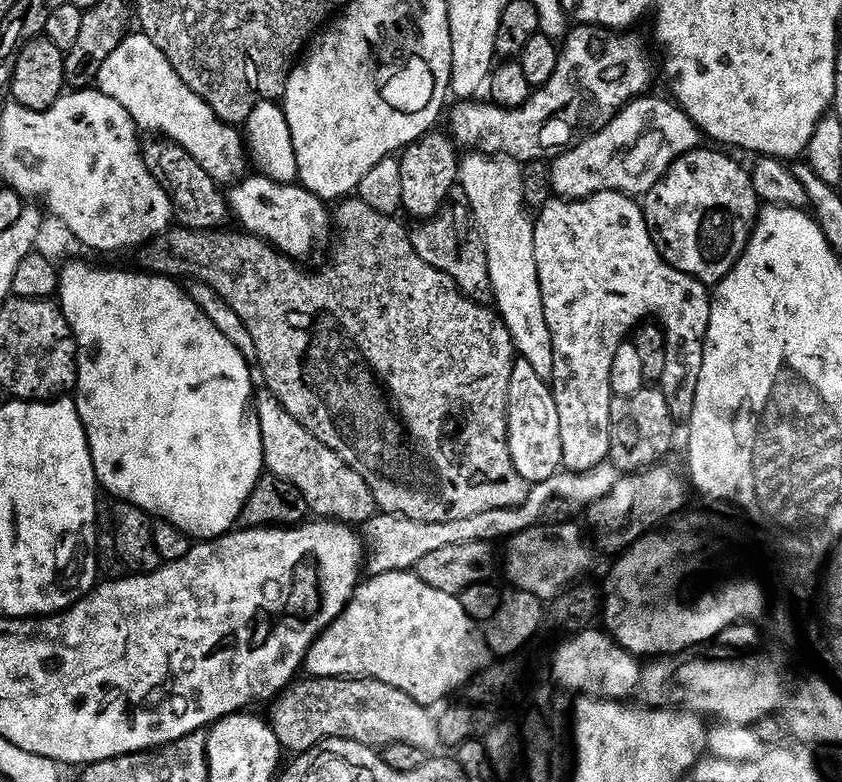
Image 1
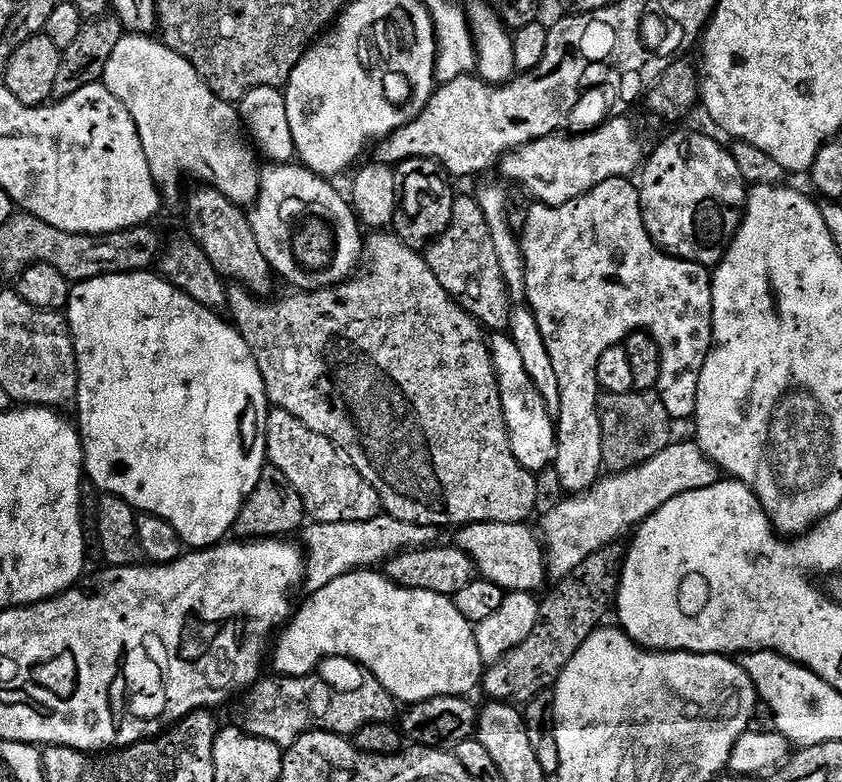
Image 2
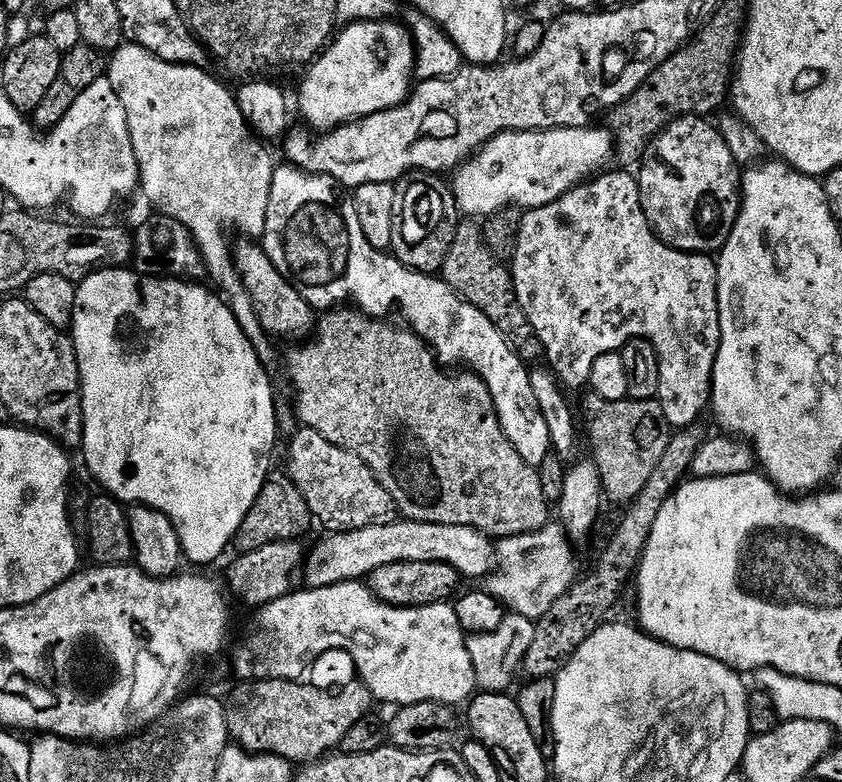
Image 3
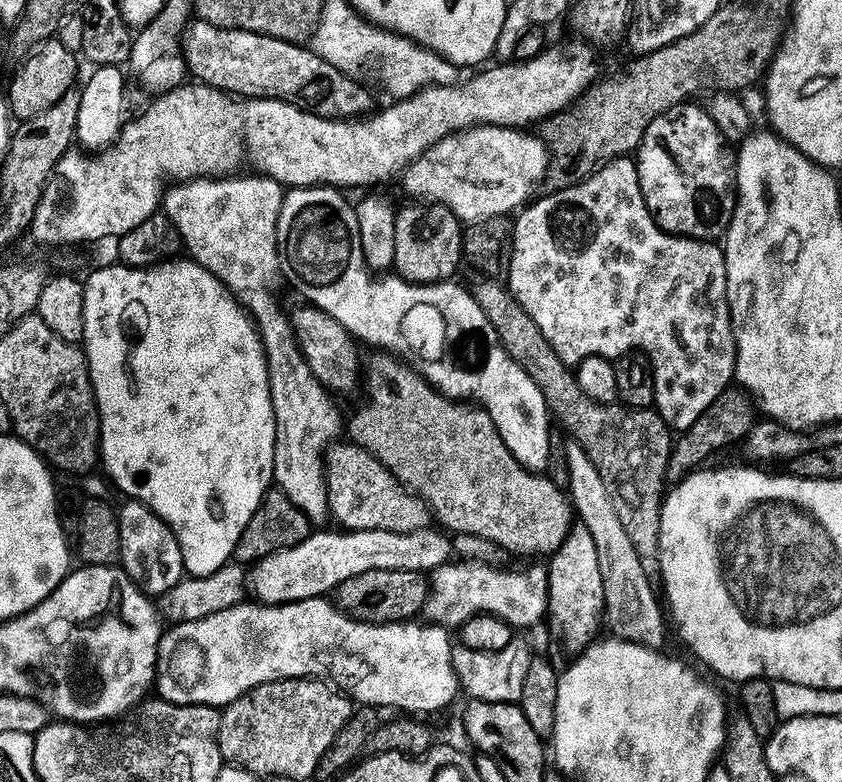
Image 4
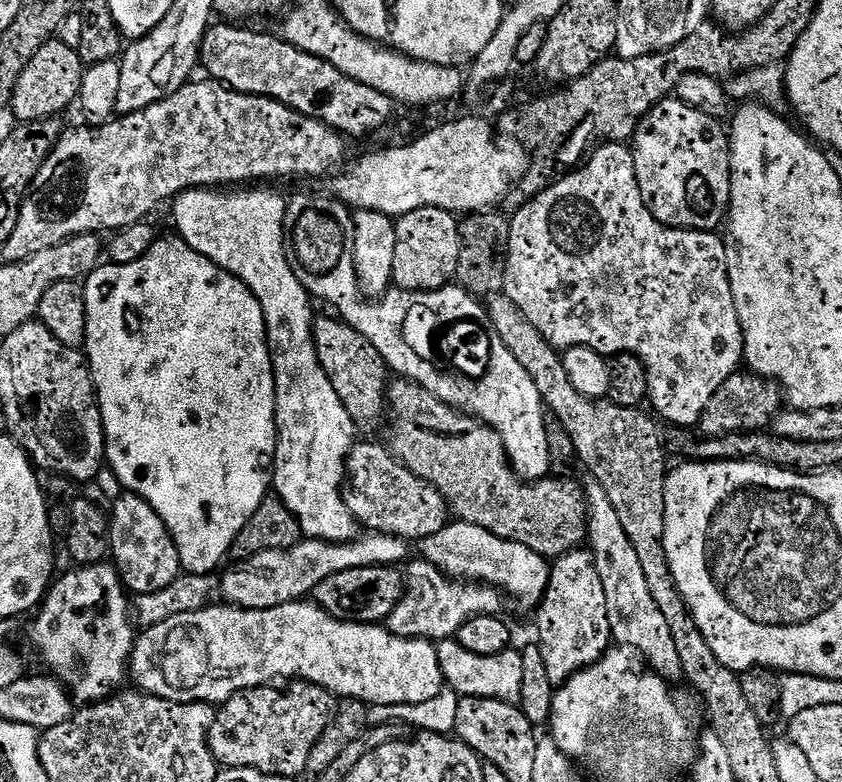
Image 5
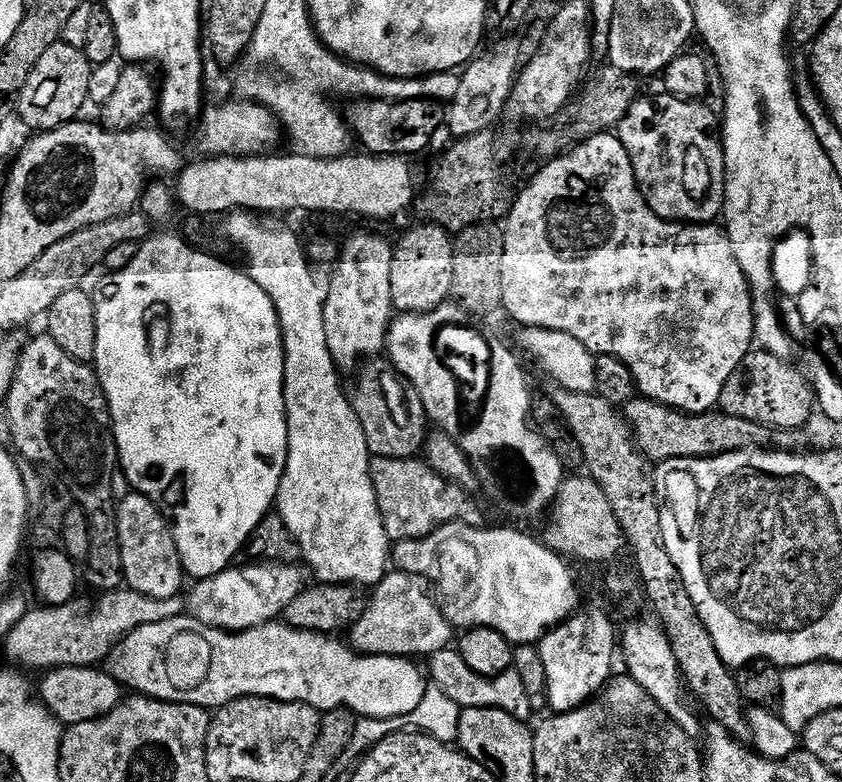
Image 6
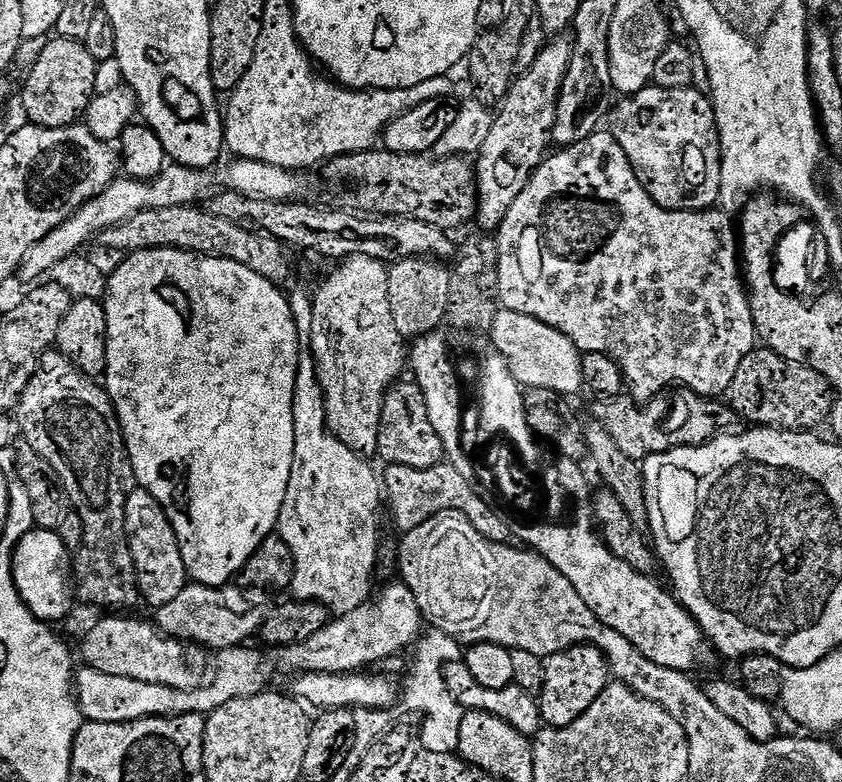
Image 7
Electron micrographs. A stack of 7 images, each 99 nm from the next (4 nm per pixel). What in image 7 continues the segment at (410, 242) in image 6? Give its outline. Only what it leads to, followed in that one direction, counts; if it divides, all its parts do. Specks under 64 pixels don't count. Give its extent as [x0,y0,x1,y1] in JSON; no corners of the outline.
[388,256,452,338]

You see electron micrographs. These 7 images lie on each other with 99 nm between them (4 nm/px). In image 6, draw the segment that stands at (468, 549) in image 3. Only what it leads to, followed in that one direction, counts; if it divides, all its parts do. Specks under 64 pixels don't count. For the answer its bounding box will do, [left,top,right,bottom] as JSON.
[186,562,306,632]

